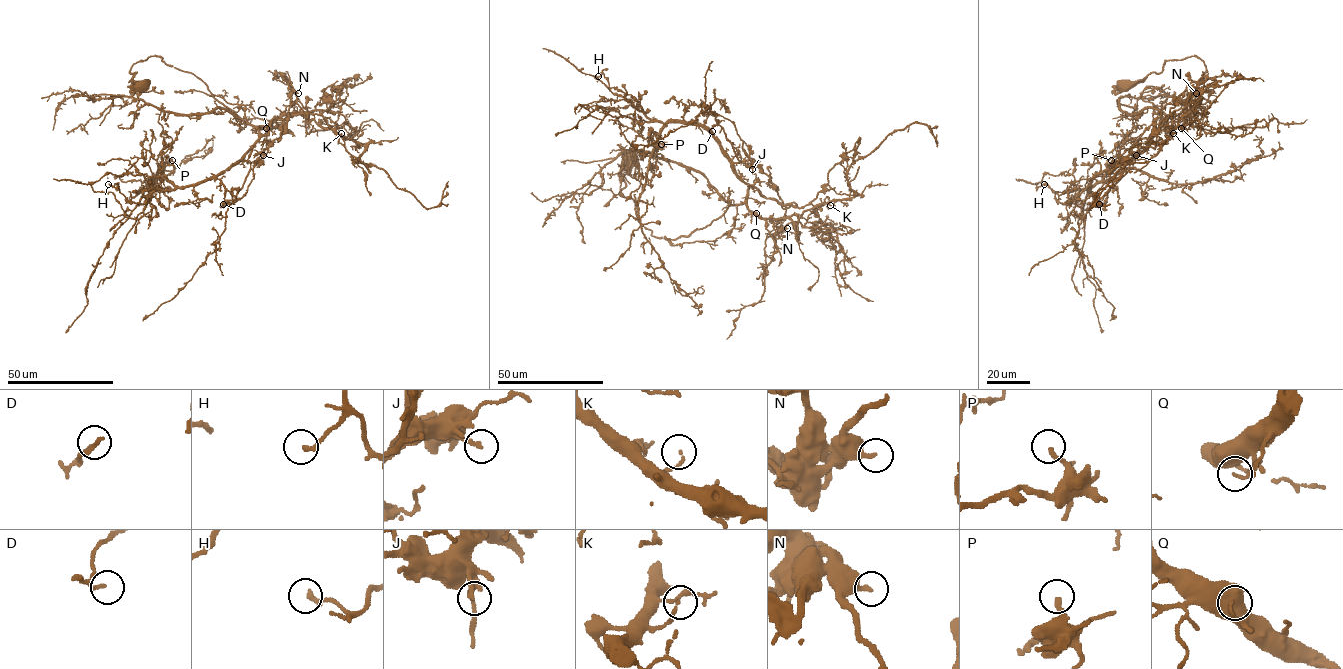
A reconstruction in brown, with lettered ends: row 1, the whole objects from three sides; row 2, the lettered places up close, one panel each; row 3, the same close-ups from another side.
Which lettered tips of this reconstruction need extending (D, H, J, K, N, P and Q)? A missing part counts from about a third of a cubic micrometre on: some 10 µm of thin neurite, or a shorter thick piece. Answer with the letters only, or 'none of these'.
none of these

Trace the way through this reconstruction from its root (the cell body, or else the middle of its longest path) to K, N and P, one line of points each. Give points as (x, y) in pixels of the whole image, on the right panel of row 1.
K: (1128, 86), (1168, 60), (1203, 61), (1195, 98), (1171, 126), (1185, 113), (1191, 122), (1180, 120), (1173, 133)
N: (1128, 86), (1160, 73), (1168, 60), (1195, 56), (1207, 71), (1171, 126), (1185, 121), (1196, 93)
P: (1128, 86), (1160, 73), (1168, 60), (1195, 56), (1207, 70), (1195, 98), (1168, 127), (1089, 186), (1111, 160)

